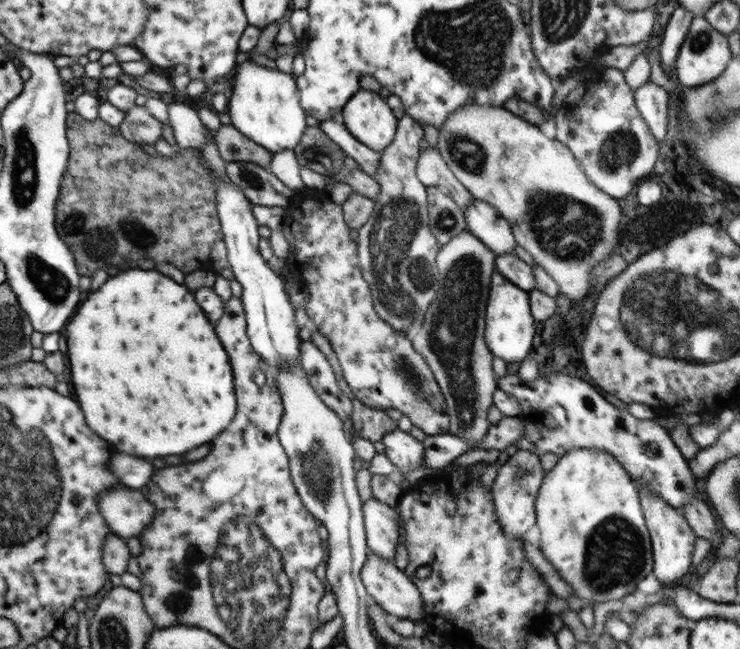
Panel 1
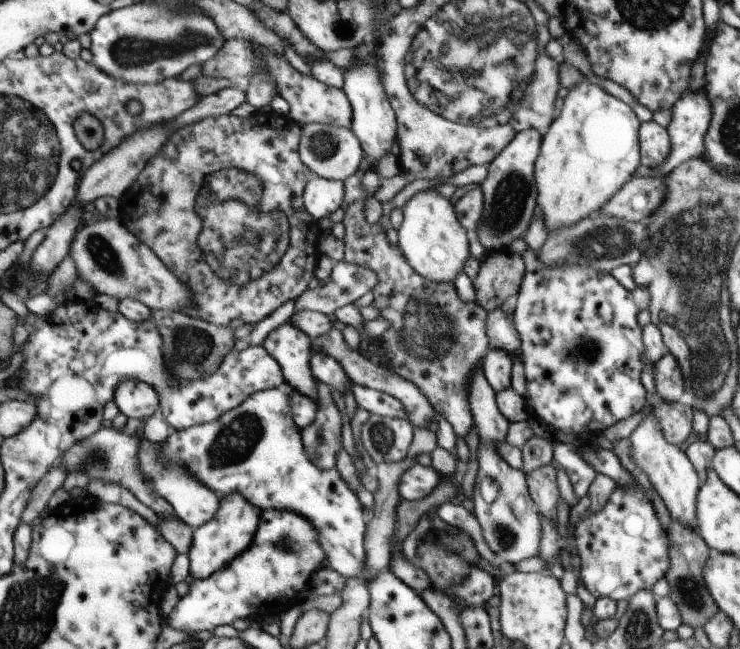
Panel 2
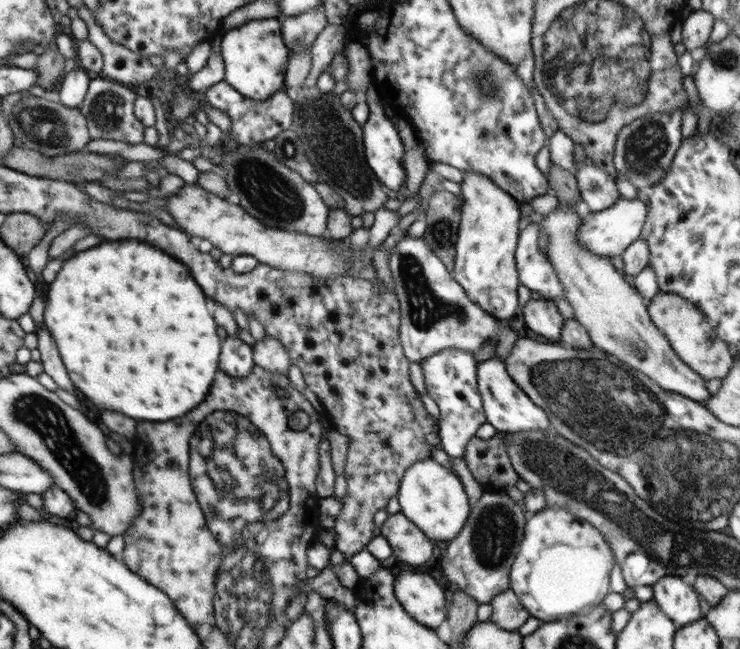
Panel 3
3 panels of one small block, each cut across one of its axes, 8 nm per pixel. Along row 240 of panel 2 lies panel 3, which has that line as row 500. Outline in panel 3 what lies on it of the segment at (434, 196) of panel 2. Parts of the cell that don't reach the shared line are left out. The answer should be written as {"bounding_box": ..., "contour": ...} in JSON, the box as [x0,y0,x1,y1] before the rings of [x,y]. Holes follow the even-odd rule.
{"bounding_box":[397,457,471,542],"contour":[[[432,457],[406,468],[397,498],[400,513],[407,516],[428,538],[442,542],[449,542],[460,534],[471,511],[459,476],[436,463]]]}

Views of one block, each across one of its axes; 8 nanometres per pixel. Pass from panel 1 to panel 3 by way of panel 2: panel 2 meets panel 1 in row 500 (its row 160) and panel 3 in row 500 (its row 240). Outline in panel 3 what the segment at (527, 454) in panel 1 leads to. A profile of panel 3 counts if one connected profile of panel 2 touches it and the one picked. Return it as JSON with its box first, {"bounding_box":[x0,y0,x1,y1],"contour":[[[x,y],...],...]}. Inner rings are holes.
{"bounding_box":[441,491,527,604],"contour":[[[484,491],[478,503],[474,504],[474,508],[471,508],[468,520],[460,534],[448,542],[446,554],[441,561],[442,574],[444,574],[448,586],[451,585],[457,590],[463,590],[479,604],[489,603],[499,592],[508,589],[510,582],[509,572],[519,551],[526,521],[527,518],[523,508],[509,497],[506,491]]]}

